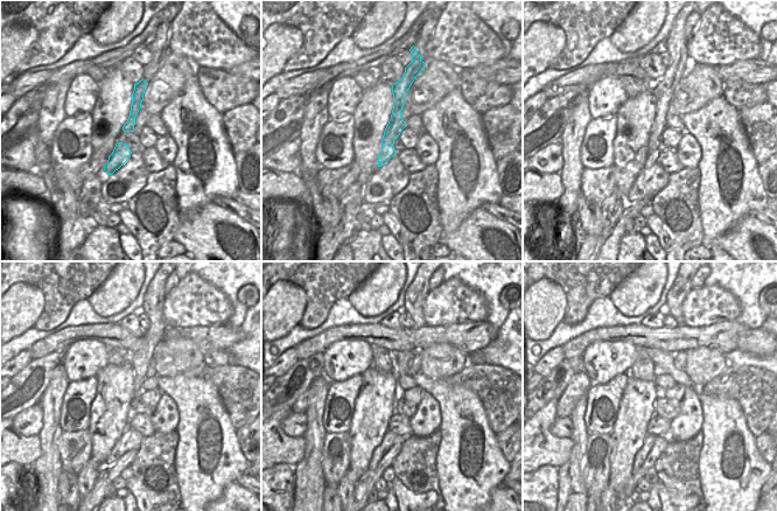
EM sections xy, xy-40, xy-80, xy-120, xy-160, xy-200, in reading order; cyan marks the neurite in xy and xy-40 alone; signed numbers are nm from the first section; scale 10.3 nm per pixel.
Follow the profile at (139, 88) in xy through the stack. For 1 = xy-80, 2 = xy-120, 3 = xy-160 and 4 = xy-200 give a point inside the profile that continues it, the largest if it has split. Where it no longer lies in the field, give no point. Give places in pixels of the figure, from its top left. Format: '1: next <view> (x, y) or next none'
1: next xy-80 (663, 90)
2: next xy-120 (153, 302)
3: next xy-160 (414, 298)
4: next xy-200 (681, 286)

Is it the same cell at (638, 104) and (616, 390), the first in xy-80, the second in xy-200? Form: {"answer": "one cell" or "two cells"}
{"answer": "two cells"}

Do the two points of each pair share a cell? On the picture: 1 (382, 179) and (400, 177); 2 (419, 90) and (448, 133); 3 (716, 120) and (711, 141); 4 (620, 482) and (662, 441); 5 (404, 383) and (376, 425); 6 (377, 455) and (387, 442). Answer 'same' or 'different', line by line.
1: same
2: different
3: same
4: different
5: different
6: same

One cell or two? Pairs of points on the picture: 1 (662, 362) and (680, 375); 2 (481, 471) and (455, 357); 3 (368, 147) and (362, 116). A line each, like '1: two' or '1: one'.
1: one
2: two
3: one

